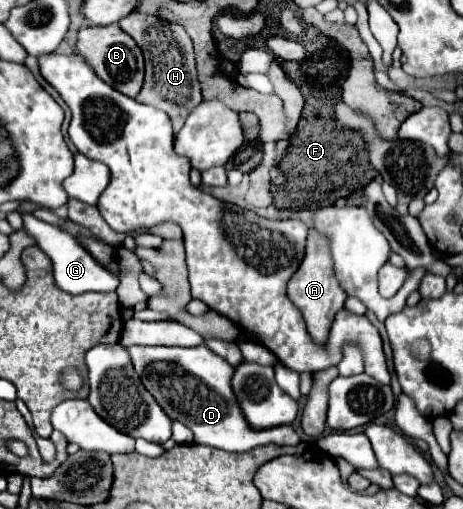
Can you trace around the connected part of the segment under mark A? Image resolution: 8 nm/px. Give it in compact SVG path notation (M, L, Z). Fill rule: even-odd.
M310 231L310 233L308 233L308 243L306 243L304 261L300 263L298 271L296 271L296 273L292 275L292 279L288 281L288 297L290 297L290 301L302 311L312 341L314 341L316 345L326 345L328 335L330 335L332 321L334 321L334 317L336 317L336 311L340 311L340 309L344 307L346 293L340 289L338 281L334 279L332 257L330 257L328 241L326 241L326 237L322 237L322 235L316 233L316 231Z

